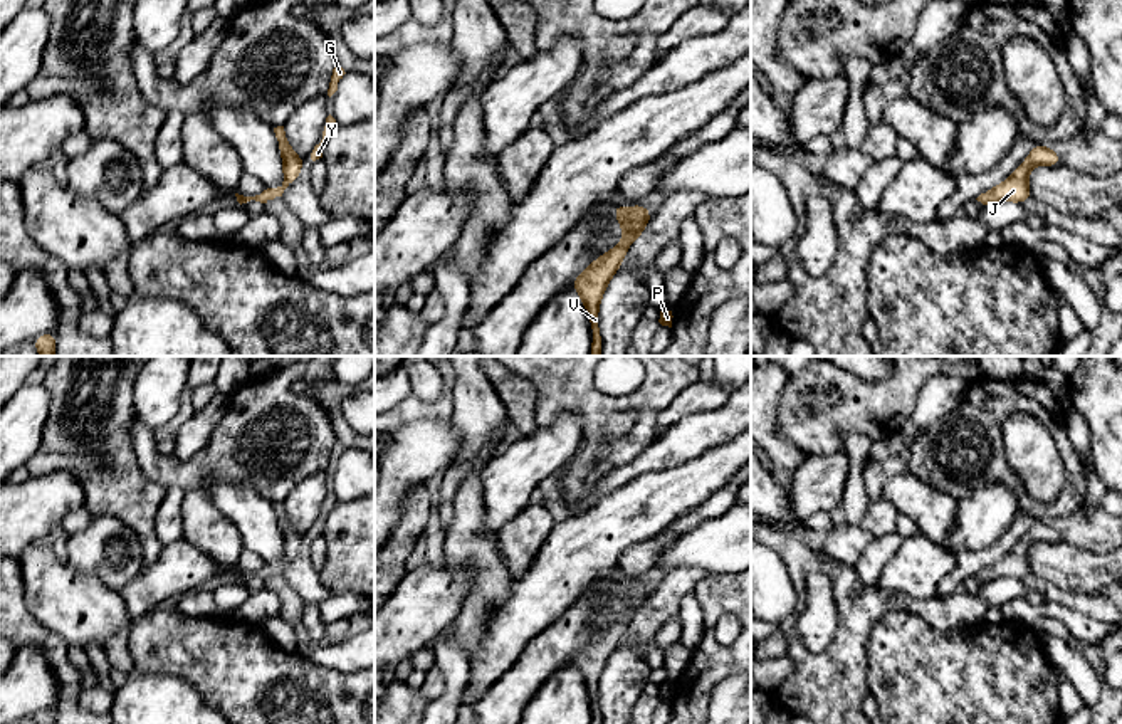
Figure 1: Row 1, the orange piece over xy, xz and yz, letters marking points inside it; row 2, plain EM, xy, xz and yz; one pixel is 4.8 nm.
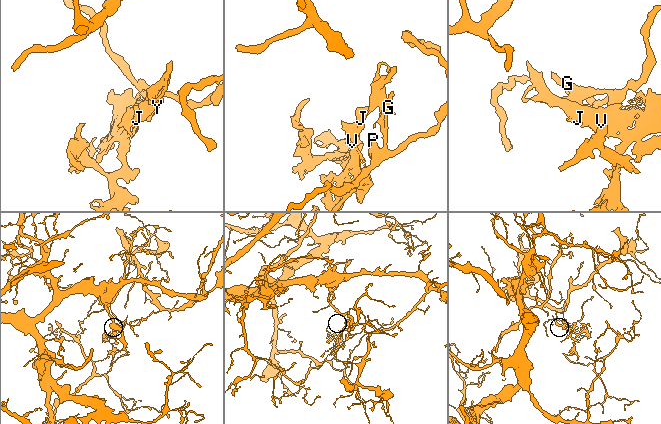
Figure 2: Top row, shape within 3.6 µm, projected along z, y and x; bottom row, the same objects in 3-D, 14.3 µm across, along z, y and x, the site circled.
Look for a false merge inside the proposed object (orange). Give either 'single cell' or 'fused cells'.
single cell

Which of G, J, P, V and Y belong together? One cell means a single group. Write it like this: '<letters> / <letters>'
G J P V Y

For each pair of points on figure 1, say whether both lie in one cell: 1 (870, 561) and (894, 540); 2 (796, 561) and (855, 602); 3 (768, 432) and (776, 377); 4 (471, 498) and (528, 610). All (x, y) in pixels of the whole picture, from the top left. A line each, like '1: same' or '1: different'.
1: same
2: same
3: same
4: different

